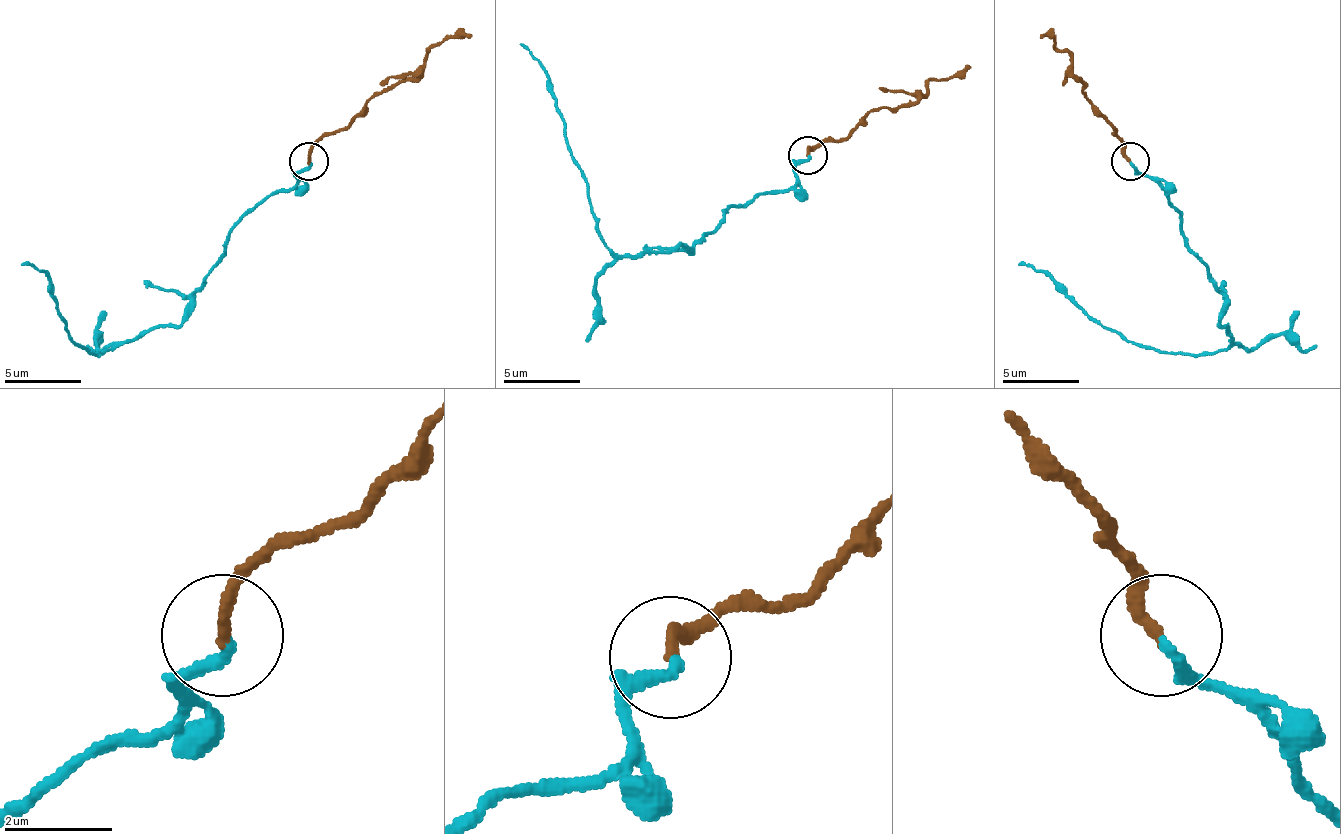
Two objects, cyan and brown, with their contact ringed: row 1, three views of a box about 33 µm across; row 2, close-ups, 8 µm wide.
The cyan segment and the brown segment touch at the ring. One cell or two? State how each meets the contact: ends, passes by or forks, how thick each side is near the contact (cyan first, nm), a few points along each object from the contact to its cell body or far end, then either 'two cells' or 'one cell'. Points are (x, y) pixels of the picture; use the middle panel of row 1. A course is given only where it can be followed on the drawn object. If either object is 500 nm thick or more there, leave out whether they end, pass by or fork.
cyan ends; brown ends; calibres 190 and 240 nm; course cyan (808, 154), (789, 189), (724, 212), (689, 250), (616, 254), (597, 227), (551, 81), (520, 43); course brown (808, 154), (839, 143), (870, 112), (908, 104), (924, 97), (931, 81), (958, 77), (970, 66); one cell

